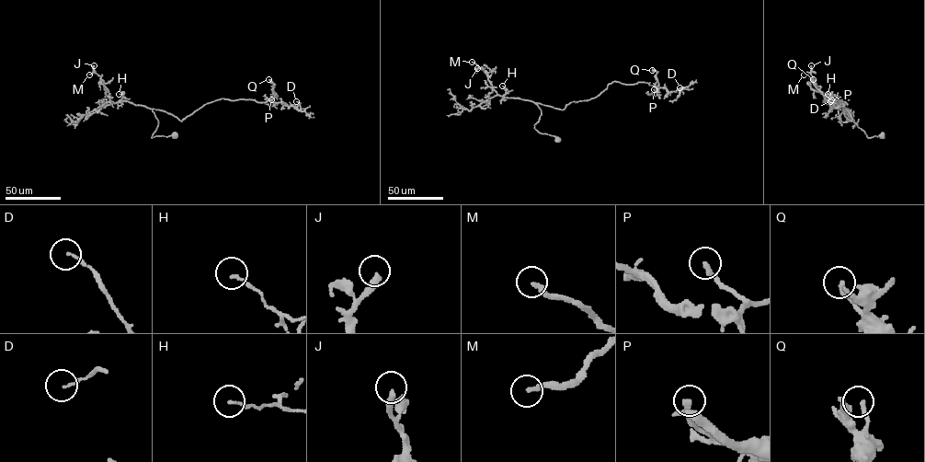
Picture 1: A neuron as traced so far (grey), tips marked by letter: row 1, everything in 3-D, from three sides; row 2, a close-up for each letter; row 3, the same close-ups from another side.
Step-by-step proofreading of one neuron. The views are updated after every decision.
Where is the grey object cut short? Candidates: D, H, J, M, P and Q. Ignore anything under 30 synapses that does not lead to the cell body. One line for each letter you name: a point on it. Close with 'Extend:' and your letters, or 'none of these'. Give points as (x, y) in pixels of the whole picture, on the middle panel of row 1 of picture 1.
M: Place: (472, 62)
P: Place: (654, 89)
Extend: M, P

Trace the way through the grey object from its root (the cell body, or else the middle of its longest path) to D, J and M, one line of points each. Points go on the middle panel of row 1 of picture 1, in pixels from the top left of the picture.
D: (557, 139), (534, 128), (535, 103), (563, 109), (614, 81), (679, 87)
J: (557, 139), (534, 128), (541, 114), (537, 104), (499, 96), (486, 74), (477, 68)
M: (557, 139), (534, 128), (541, 114), (537, 104), (499, 96), (486, 74), (472, 62)

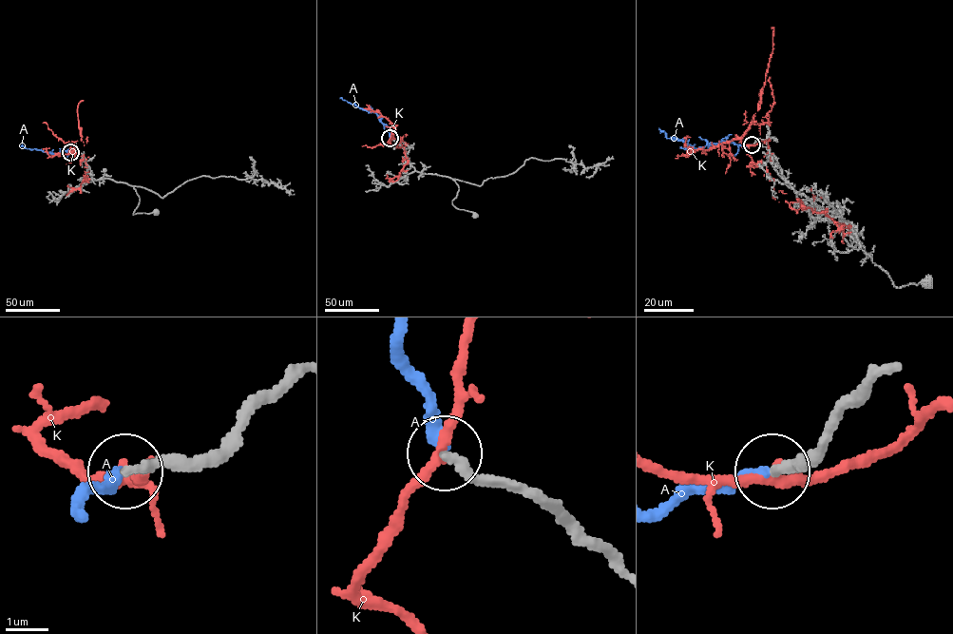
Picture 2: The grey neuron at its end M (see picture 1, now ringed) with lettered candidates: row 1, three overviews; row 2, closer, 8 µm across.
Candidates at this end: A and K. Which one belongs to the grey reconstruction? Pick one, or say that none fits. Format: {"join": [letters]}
{"join": ["A"]}

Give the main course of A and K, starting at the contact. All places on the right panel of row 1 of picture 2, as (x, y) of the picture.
A: (752, 144), (742, 146), (727, 142), (694, 149), (682, 140), (667, 138), (661, 130)
K: (752, 144), (768, 142), (767, 171), (787, 201), (798, 201), (838, 226), (850, 227), (834, 220)

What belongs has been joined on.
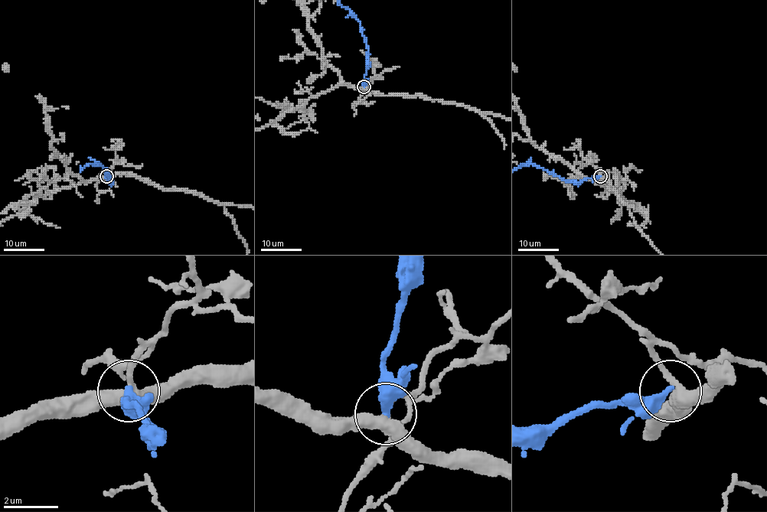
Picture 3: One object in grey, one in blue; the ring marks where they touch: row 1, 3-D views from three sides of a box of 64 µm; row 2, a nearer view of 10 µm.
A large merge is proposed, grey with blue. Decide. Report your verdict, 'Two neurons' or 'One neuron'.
Two neurons

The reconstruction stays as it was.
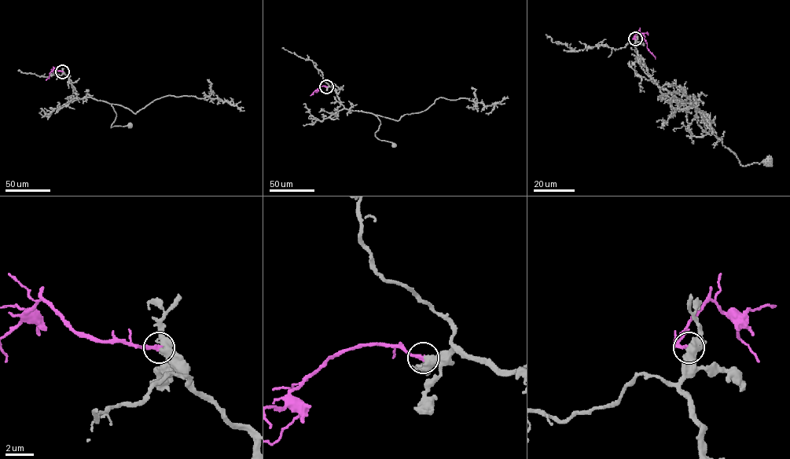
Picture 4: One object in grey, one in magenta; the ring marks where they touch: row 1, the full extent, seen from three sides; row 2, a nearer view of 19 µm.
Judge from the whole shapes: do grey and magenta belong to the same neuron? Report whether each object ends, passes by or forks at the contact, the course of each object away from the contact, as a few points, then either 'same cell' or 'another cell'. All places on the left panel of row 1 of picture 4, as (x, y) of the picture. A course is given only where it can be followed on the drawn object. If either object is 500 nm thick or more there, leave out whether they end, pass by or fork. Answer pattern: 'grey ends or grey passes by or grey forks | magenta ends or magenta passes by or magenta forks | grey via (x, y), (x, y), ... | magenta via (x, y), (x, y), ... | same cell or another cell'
grey forks | magenta ends | grey via (62, 71), (71, 81), (72, 91), (79, 97), (93, 97), (111, 104), (116, 116), (111, 127), (130, 125) | magenta via (62, 71), (55, 68), (45, 80) | same cell

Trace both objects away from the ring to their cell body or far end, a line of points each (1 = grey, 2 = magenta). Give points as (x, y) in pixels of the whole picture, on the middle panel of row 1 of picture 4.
1: (326, 86), (336, 91), (345, 108), (377, 116), (380, 124), (375, 136), (394, 145)
2: (326, 86), (321, 86), (310, 95)

